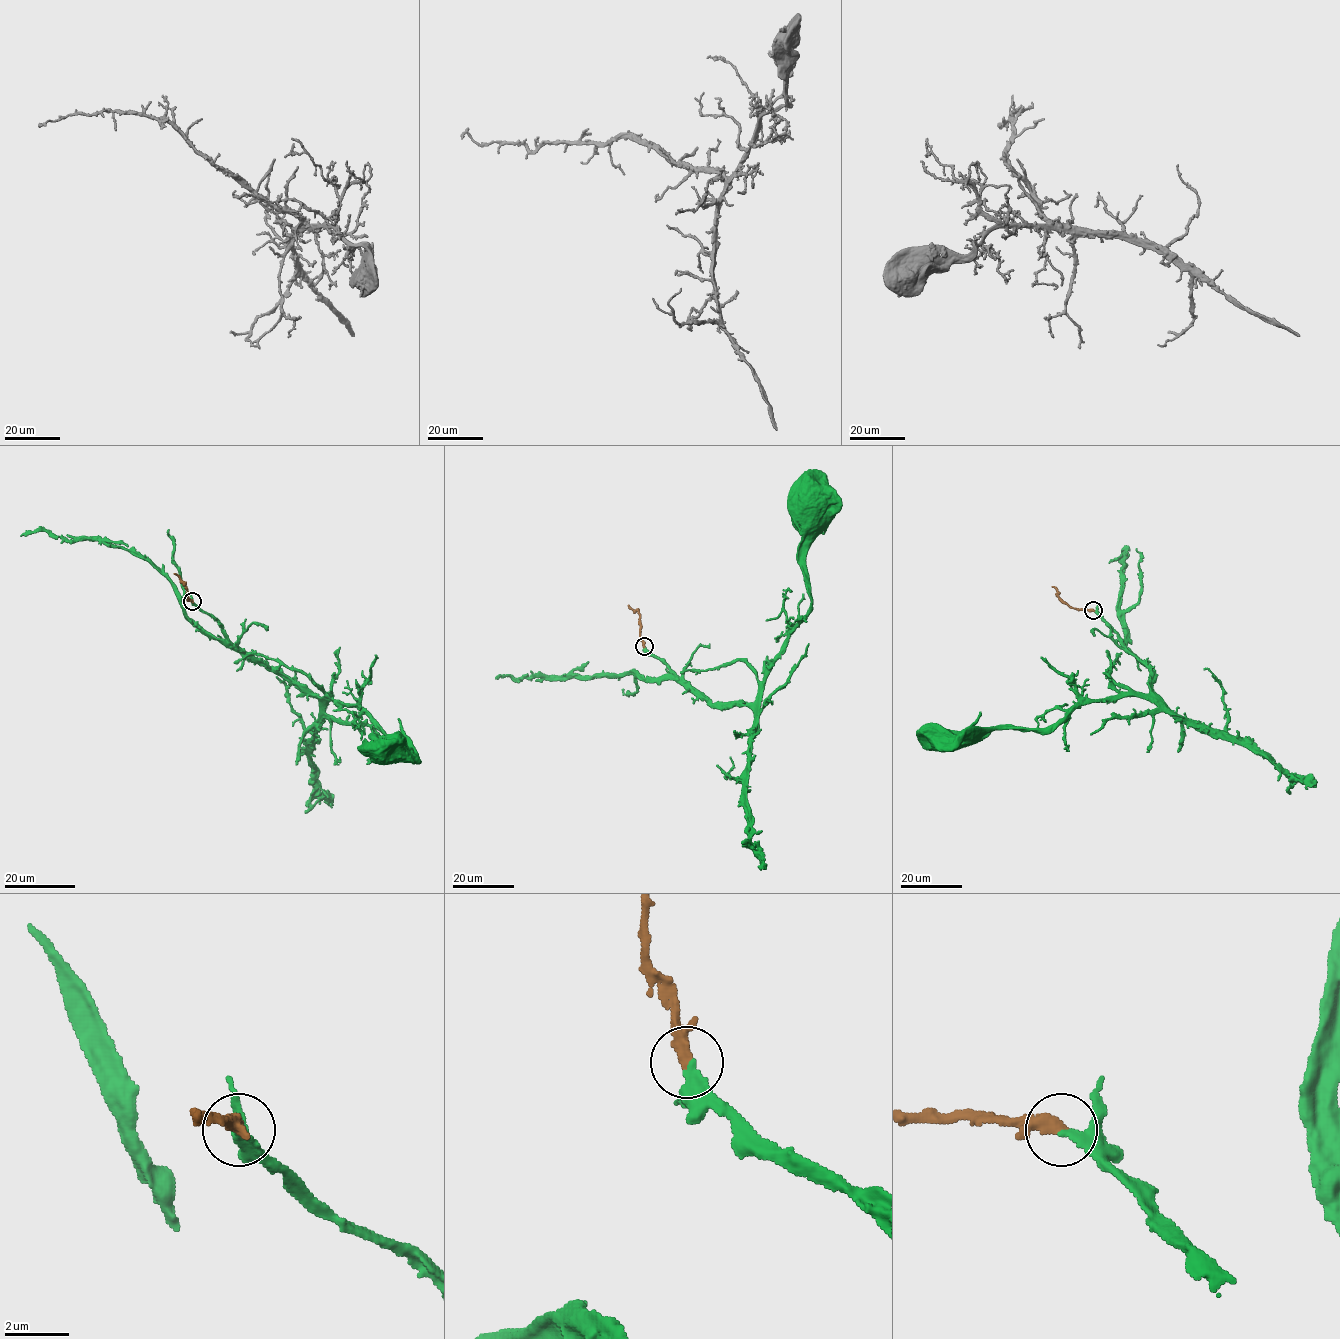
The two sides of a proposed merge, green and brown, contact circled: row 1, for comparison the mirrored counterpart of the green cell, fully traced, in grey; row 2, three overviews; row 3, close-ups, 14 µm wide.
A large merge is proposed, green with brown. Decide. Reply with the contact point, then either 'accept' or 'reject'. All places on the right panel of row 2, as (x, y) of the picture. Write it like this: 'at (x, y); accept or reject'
at (1093, 610); accept

